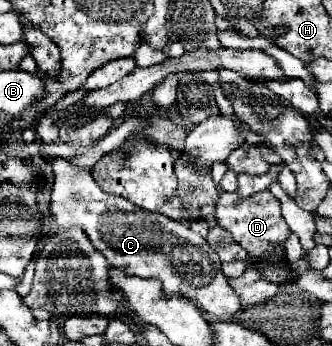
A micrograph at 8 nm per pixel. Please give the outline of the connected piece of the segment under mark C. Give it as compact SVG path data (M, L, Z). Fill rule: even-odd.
M52 157L48 163L54 171L50 211L56 223L64 229L74 225L82 227L92 245L112 267L120 267L122 271L144 279L160 279L164 295L184 295L184 299L192 299L192 303L204 309L210 319L228 321L240 309L236 293L220 271L216 251L210 249L206 239L190 231L188 225L160 213L142 211L124 197L108 195L92 179L90 171L74 167L62 157Z

